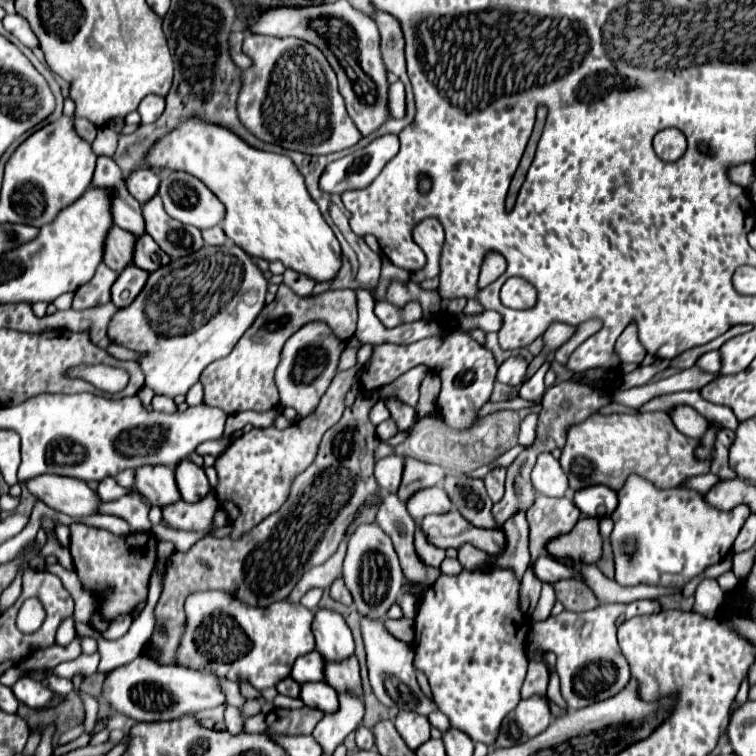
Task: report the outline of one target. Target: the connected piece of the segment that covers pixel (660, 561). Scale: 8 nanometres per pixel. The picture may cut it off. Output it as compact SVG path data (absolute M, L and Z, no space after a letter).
M630 476L622 490L618 490L618 508L612 514L612 550L616 562L616 582L622 586L658 584L682 588L688 580L698 576L706 566L724 560L732 544L750 516L744 504L720 512L702 500L702 494L672 488L658 490L640 476Z

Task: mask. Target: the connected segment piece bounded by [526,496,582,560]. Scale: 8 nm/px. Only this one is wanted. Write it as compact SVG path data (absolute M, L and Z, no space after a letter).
M536 496L532 508L528 508L526 518L530 524L530 560L538 560L538 556L542 556L544 552L544 544L564 532L570 532L572 526L576 524L576 520L580 518L580 510L576 508L576 504L570 498L548 498L548 496Z

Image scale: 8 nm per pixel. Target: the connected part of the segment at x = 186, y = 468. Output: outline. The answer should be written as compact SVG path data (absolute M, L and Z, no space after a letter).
M188 460L176 466L176 484L186 502L200 502L210 492L210 482L204 474L204 468L198 468Z

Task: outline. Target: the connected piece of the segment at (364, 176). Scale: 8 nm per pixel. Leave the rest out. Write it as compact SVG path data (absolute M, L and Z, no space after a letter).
M386 134L366 148L334 160L320 178L320 190L326 194L342 194L346 190L360 190L370 186L382 168L398 154L398 146L398 136Z

